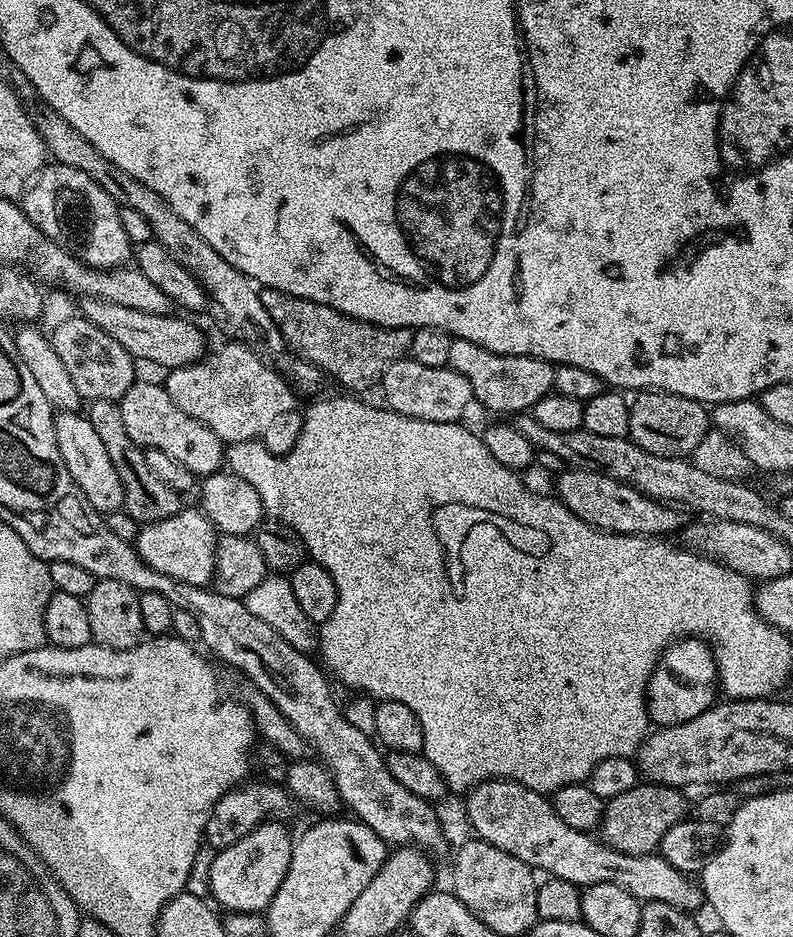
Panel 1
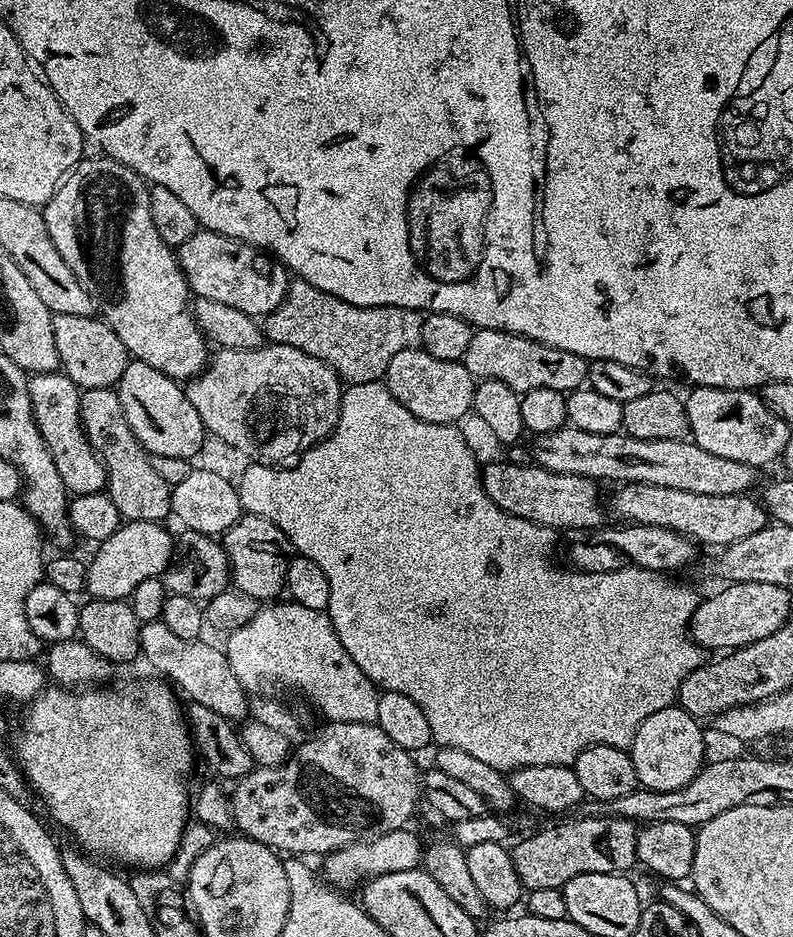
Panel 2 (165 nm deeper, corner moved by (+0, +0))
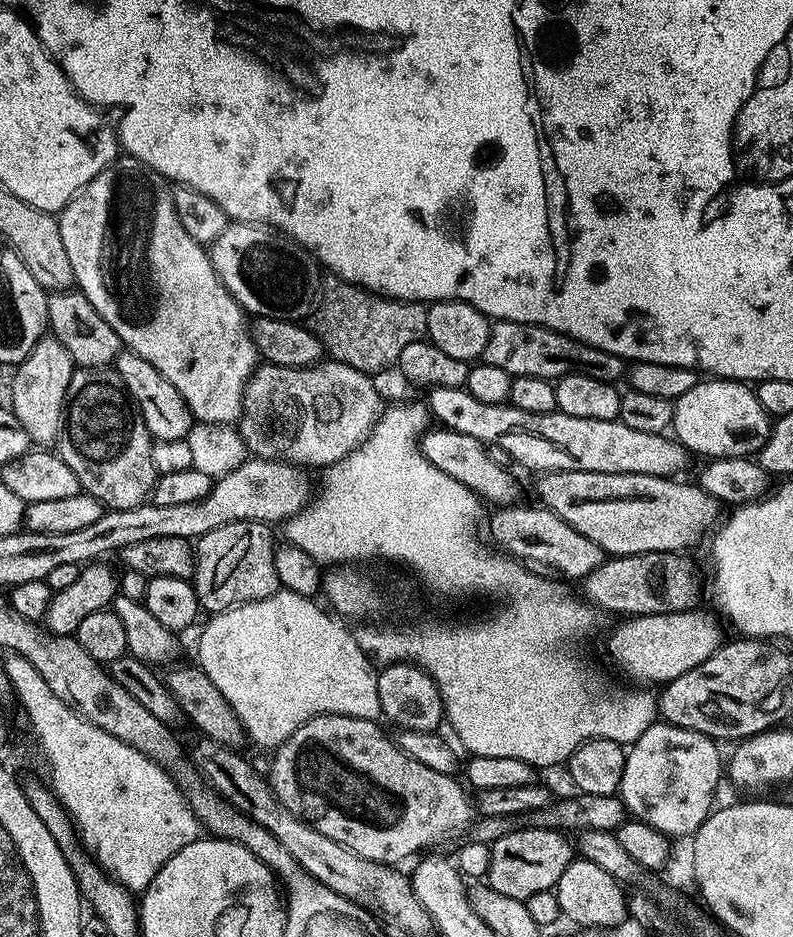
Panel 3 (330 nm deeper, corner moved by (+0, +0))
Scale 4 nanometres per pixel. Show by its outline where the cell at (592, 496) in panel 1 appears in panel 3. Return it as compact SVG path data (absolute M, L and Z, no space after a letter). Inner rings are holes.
M443 426L429 427L421 435L418 443L420 452L442 474L450 474L462 486L466 486L471 492L476 493L481 501L492 503L492 506L508 506L512 500L512 472L502 466L497 466L489 459L485 444L478 438L470 438L470 434L455 432Z

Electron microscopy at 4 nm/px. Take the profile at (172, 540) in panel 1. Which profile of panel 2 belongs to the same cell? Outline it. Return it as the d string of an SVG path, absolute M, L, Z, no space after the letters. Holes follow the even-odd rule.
M130 520L121 523L110 538L99 541L92 560L87 561L88 587L87 595L93 600L122 600L131 597L138 582L146 578L163 577L169 564L174 559L174 536L164 529L163 523L138 522Z

